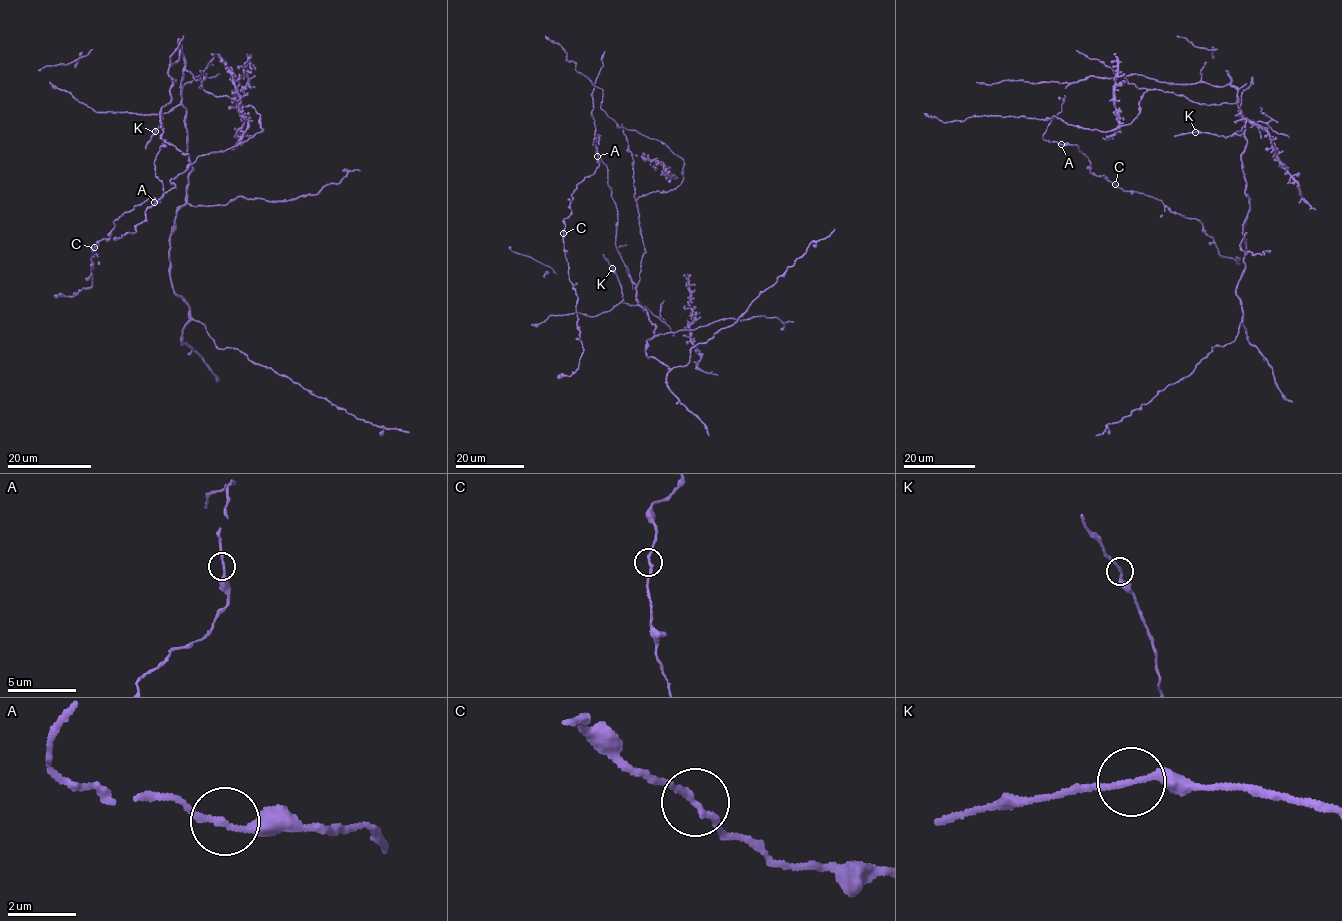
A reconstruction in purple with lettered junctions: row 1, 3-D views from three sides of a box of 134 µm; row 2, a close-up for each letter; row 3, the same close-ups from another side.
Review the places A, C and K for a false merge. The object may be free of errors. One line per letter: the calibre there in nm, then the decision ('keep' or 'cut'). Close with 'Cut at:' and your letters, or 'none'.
A: 190 nm thick; keep
C: 190 nm thick; keep
K: 190 nm thick; keep
Cut at: none

